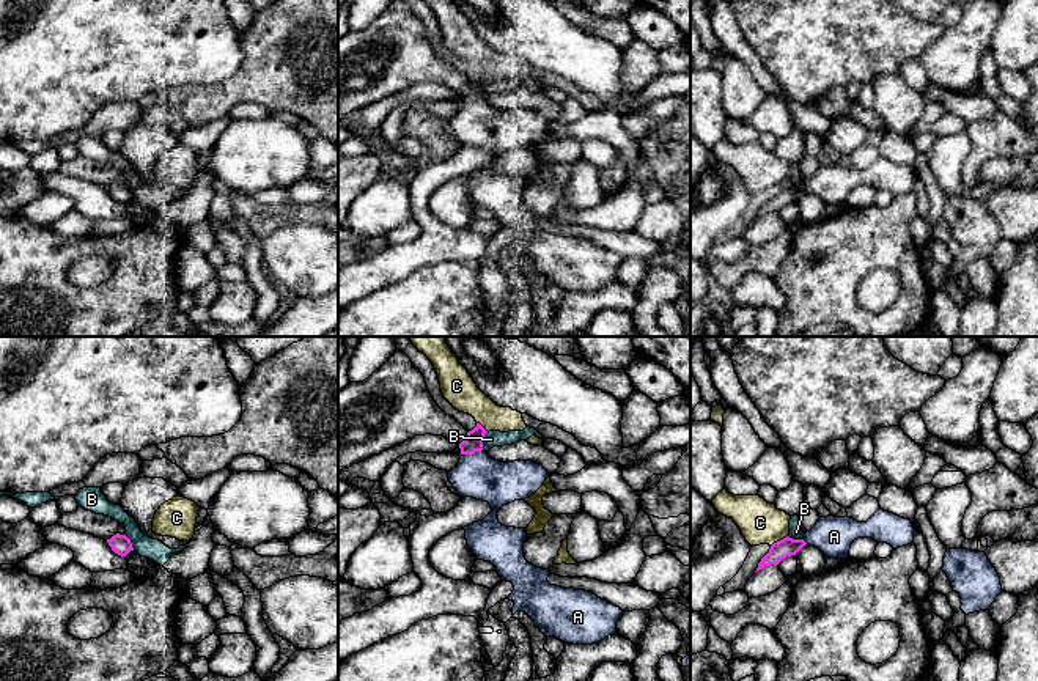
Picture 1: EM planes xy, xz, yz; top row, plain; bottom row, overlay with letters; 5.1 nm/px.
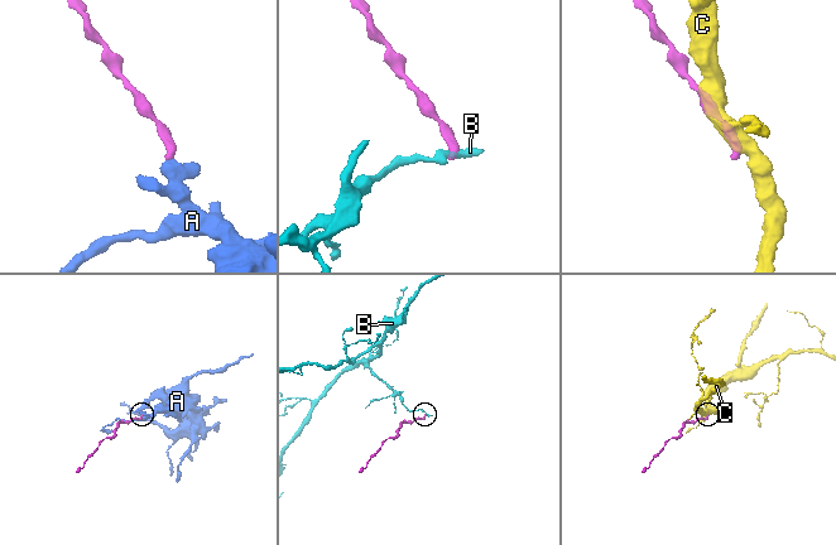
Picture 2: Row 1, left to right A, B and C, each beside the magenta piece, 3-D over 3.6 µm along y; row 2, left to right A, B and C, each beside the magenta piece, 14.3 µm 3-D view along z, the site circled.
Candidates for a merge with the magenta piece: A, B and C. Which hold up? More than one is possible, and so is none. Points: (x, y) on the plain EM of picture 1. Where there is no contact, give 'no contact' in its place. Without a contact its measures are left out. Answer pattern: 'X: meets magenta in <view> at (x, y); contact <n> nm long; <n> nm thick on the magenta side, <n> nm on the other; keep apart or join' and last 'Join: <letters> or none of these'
A: meets magenta in xz at (472, 101); contact 110 nm long; 100 nm thick on the magenta side, 220 nm on the other; join
B: meets magenta in xz at (482, 88); contact 100 nm long; 100 nm thick on the magenta side, 90 nm on the other; keep apart
C: meets magenta in yz at (780, 187); contact 110 nm long; 100 nm thick on the magenta side, 220 nm on the other; keep apart
Join: A

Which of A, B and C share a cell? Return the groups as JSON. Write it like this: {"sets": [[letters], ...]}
{"sets": [["A"], ["B"], ["C"]]}

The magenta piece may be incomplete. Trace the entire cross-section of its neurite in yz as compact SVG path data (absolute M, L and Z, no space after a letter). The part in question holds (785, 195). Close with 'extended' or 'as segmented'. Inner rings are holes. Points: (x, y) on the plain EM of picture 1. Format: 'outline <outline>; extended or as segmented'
outline M878 157L867 170L845 165L819 165L816 173L802 187L790 184L774 190L758 211L756 219L769 212L778 212L783 206L796 203L805 192L818 195L826 206L845 208L857 186L871 186L887 190L893 197L914 190L914 171L893 160Z; extended

